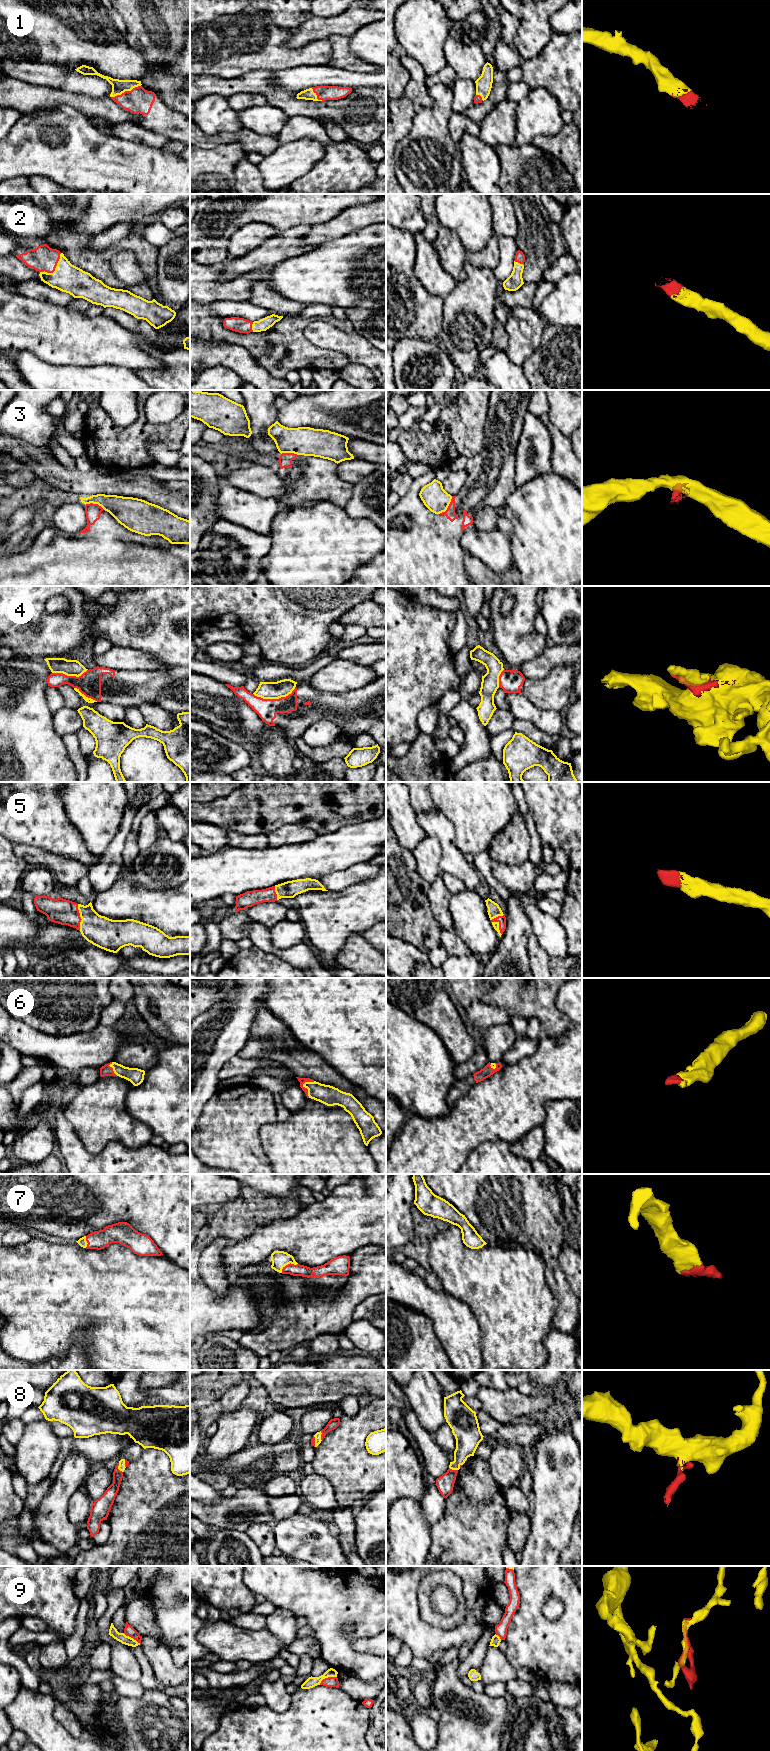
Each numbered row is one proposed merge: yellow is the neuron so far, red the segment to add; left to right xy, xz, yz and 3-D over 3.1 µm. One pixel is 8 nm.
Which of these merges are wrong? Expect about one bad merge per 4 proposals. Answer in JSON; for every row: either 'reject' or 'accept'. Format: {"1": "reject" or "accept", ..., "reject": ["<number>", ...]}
{"1": "accept", "2": "accept", "3": "reject", "4": "reject", "5": "accept", "6": "accept", "7": "accept", "8": "accept", "9": "reject", "reject": ["3", "4", "9"]}

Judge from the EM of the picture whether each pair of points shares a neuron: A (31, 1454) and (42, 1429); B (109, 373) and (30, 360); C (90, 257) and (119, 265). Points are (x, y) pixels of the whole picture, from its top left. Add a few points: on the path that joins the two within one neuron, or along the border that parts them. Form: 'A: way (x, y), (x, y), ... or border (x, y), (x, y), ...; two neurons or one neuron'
A: way (37, 1448), (39, 1446), (39, 1435); one neuron
B: way (89, 377), (50, 377); one neuron
C: border (128, 249), (110, 260), (110, 270), (123, 283); two neurons

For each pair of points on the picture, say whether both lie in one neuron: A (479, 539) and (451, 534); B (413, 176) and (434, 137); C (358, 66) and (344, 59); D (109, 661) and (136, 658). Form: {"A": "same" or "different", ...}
{"A": "different", "B": "same", "C": "same", "D": "same"}

